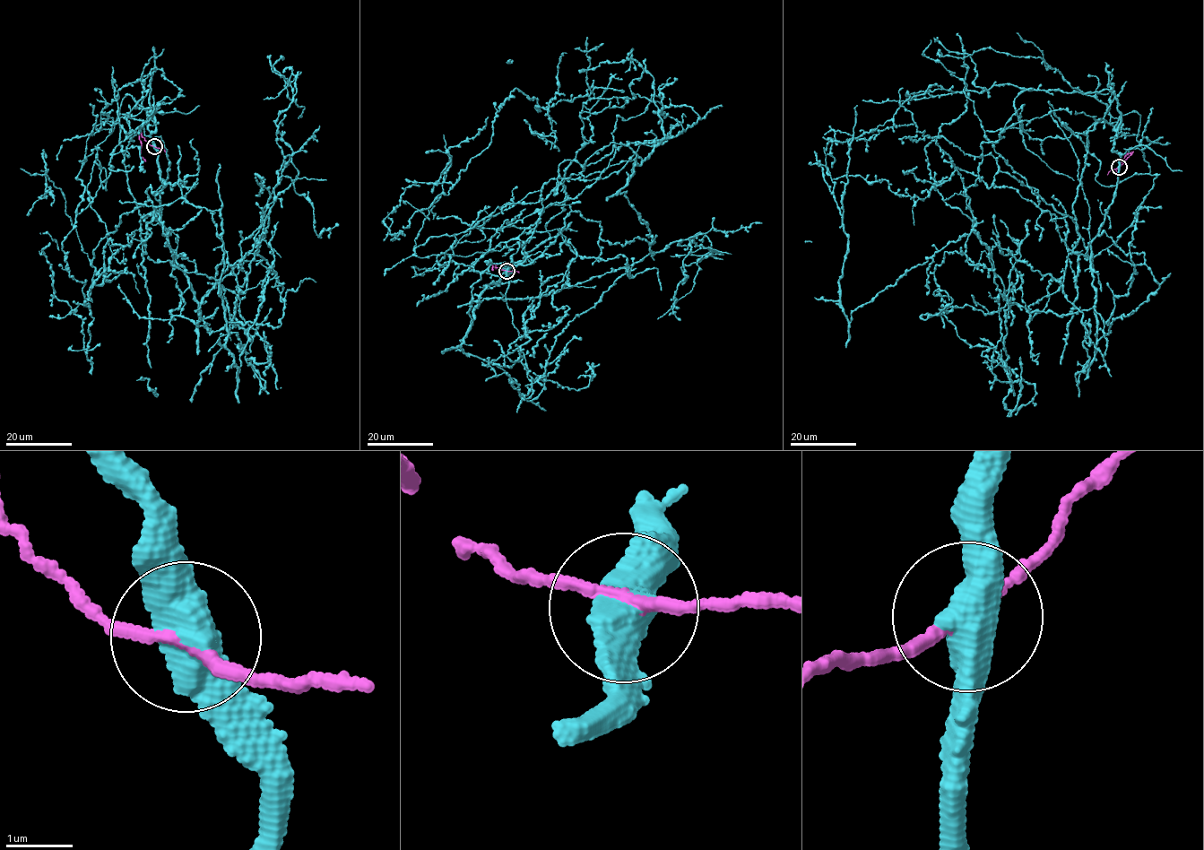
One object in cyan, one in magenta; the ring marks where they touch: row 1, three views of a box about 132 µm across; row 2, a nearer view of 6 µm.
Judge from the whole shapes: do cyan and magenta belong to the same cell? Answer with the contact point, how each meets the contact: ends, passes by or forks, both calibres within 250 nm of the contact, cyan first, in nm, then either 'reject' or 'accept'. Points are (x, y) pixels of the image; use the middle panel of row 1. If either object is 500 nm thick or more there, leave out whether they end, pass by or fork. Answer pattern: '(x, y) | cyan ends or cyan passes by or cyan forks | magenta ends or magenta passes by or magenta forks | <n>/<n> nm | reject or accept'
(506, 271) | 550/170 nm | reject

